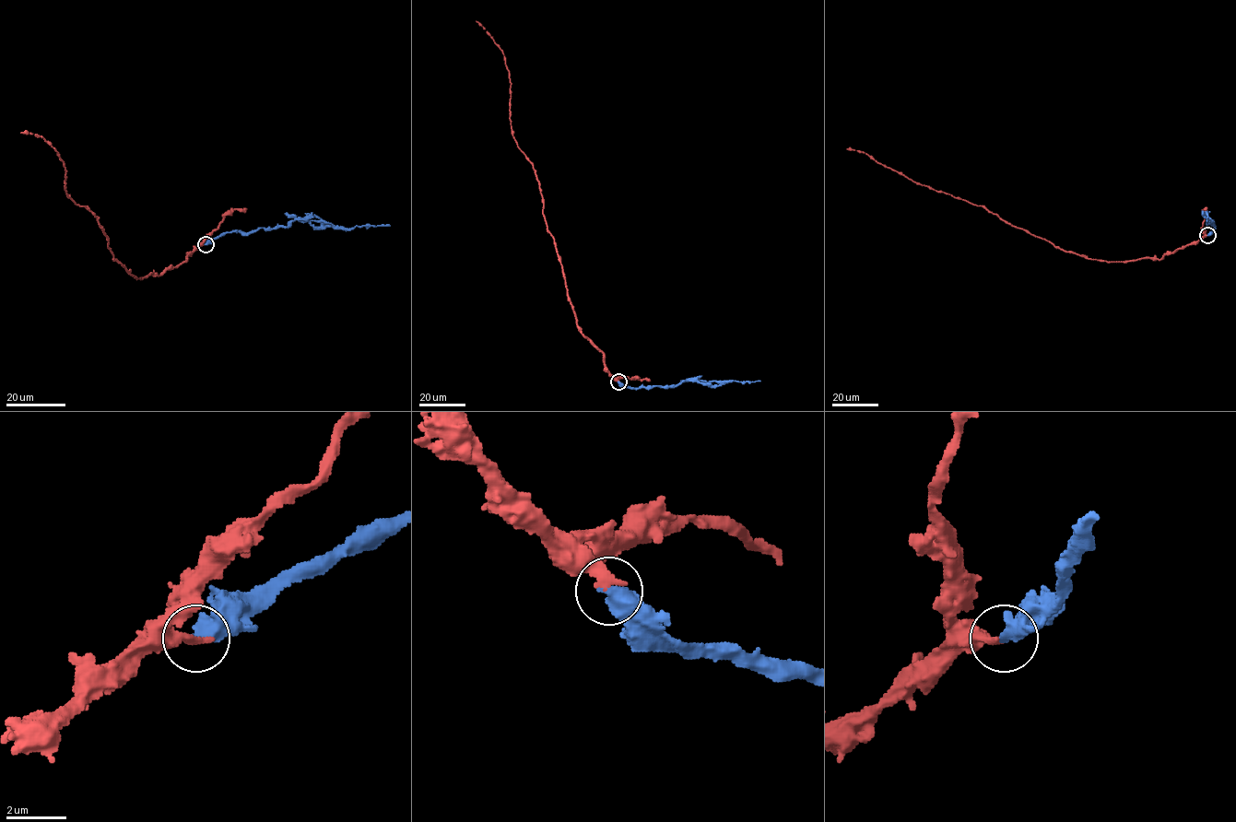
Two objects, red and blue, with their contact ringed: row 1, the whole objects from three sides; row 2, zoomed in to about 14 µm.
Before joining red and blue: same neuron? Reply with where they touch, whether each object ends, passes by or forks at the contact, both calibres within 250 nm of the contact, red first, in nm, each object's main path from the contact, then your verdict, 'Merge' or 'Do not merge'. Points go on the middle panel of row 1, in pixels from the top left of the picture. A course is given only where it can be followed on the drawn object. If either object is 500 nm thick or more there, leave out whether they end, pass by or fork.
Place: (618, 381). Thickness 320 nm (red) against 550 nm. Course of red: (618, 382), (604, 354), (577, 324), (543, 214), (535, 171), (513, 135), (505, 57), (476, 21). Course of blue: (618, 382), (623, 386), (635, 388), (672, 386), (688, 380), (700, 382), (760, 381). Merge

